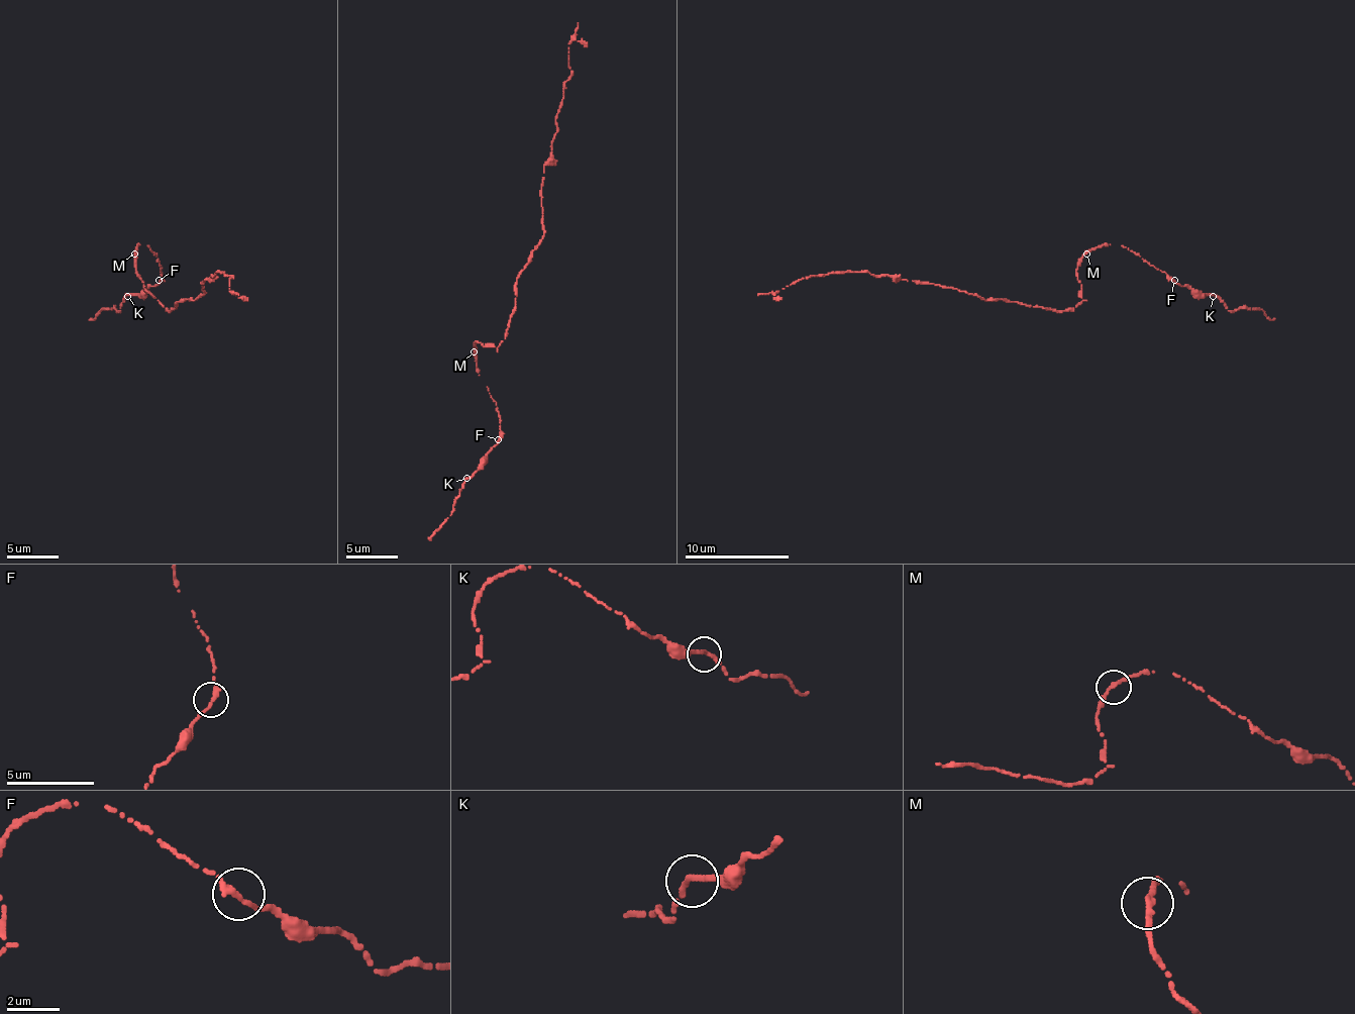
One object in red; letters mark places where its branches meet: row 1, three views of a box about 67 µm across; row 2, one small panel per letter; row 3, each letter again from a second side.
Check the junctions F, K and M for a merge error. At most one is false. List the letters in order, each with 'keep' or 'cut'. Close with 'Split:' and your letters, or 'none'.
F: keep
K: keep
M: keep
Split: none

